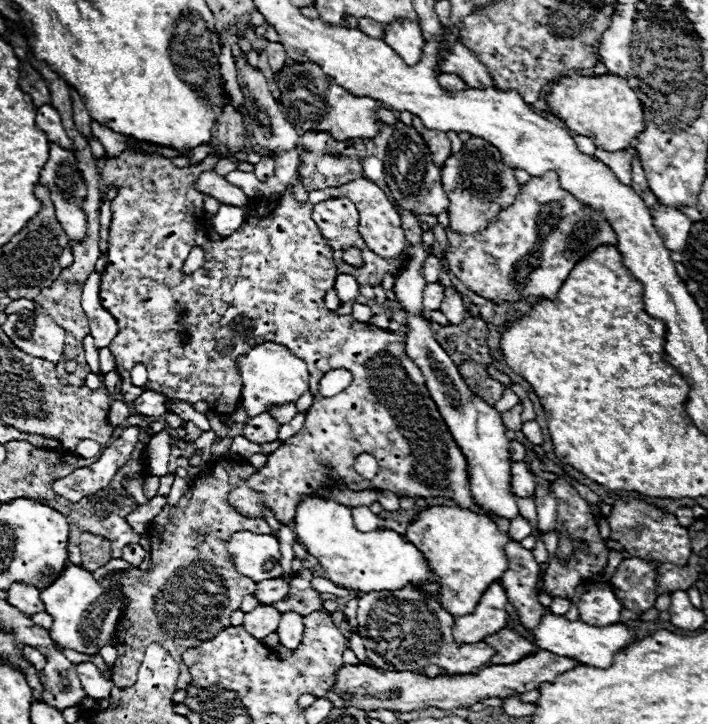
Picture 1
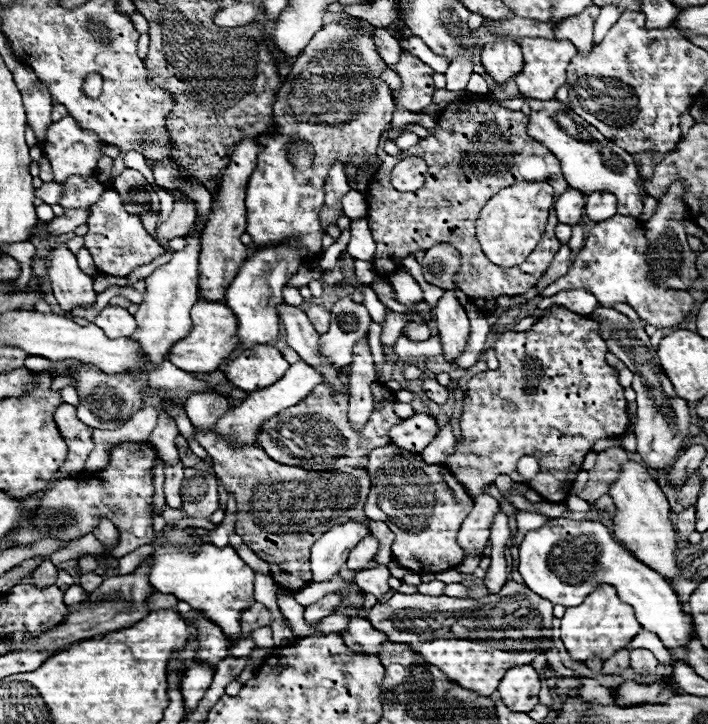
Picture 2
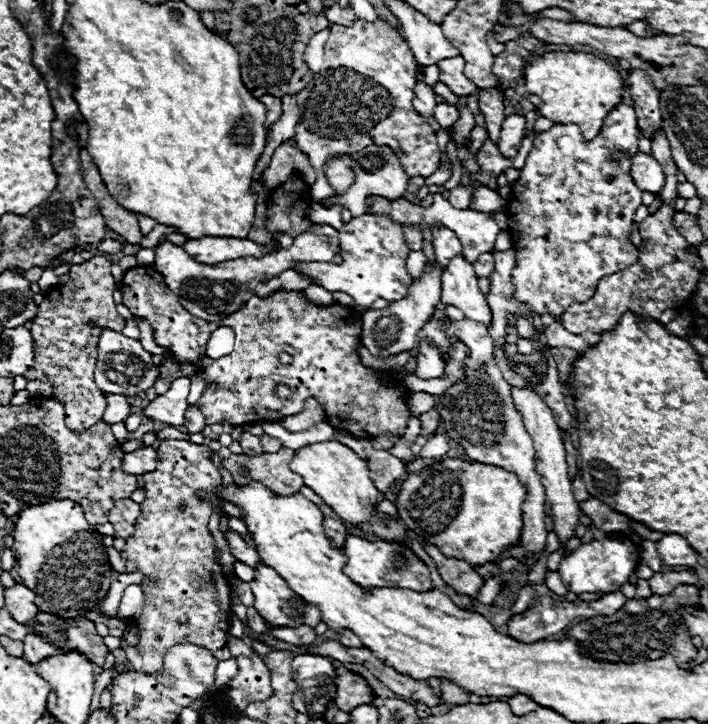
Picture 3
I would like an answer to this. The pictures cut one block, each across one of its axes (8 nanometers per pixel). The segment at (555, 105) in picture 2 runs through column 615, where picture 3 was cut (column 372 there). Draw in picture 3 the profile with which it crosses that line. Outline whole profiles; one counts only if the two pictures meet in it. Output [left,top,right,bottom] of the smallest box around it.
[332,146,408,218]

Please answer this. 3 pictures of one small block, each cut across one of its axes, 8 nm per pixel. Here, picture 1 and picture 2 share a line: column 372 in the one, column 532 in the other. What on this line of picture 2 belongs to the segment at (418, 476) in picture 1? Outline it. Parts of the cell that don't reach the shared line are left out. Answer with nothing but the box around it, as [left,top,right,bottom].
[446,182,630,502]

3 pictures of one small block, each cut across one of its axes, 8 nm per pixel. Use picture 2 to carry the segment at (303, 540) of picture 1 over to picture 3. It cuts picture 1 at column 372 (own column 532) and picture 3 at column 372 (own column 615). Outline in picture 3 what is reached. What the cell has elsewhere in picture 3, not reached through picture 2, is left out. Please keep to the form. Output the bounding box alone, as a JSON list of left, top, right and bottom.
[342,534,434,592]

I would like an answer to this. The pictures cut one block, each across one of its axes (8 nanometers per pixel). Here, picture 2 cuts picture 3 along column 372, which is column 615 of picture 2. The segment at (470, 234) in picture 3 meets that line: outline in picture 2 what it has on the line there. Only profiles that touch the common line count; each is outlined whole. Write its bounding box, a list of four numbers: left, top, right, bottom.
[586,192,617,222]

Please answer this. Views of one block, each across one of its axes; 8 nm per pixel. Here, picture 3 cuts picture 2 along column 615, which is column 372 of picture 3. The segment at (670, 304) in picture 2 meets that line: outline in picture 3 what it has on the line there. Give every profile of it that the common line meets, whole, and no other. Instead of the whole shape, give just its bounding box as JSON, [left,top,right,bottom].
[292,214,412,308]

